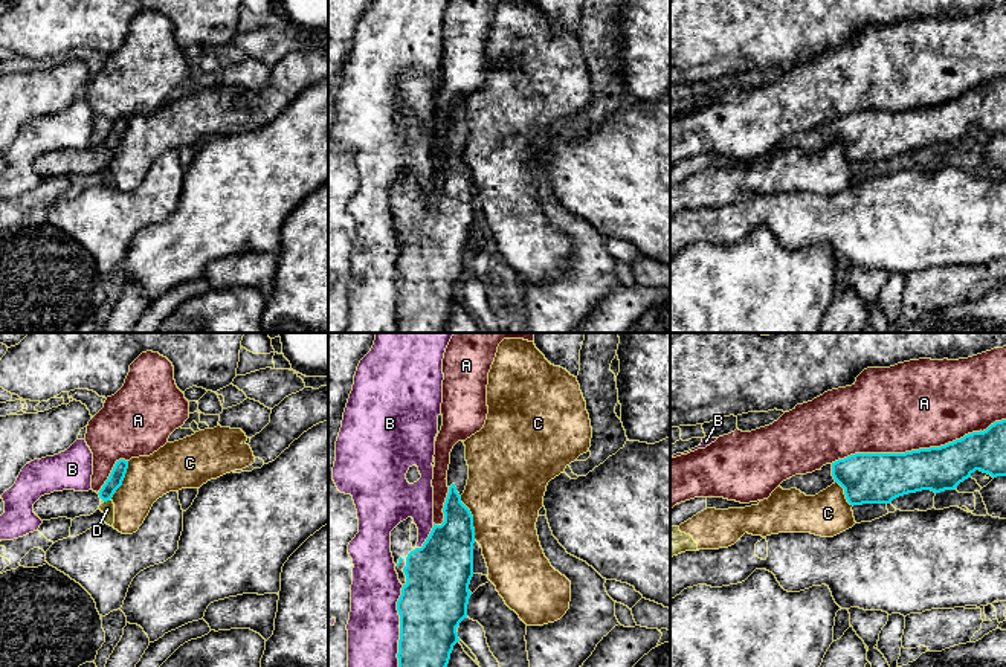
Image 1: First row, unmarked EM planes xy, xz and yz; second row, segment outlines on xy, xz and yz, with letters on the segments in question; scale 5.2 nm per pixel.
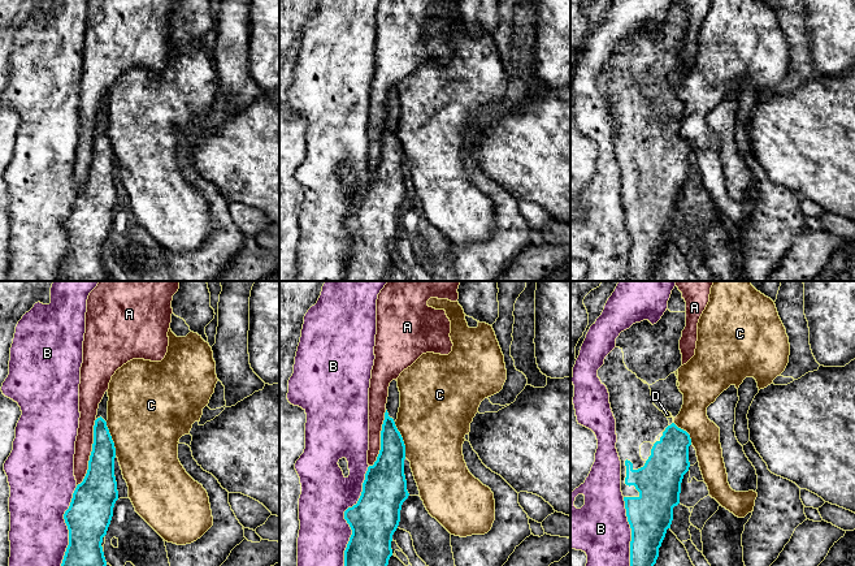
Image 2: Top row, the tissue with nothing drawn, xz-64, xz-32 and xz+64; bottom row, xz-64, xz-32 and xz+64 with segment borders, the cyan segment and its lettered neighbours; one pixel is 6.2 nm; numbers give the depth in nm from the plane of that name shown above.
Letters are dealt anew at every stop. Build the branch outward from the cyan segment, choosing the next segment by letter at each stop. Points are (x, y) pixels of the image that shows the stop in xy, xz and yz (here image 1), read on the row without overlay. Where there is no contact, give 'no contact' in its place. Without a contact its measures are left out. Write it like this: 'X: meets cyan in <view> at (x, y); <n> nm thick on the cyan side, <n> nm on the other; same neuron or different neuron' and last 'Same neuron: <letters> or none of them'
A: meets cyan in yz at (919, 107); 260 nm thick on the cyan side, 460 nm on the other; different neuron
B: meets cyan in xz at (400, 287); 360 nm thick on the cyan side, 280 nm on the other; different neuron
C: meets cyan in xz at (472, 176); 280 nm thick on the cyan side, 420 nm on the other; different neuron
D: meets cyan in xy at (107, 157); 80 nm thick on the cyan side, 70 nm on the other; different neuron
Same neuron: none of them

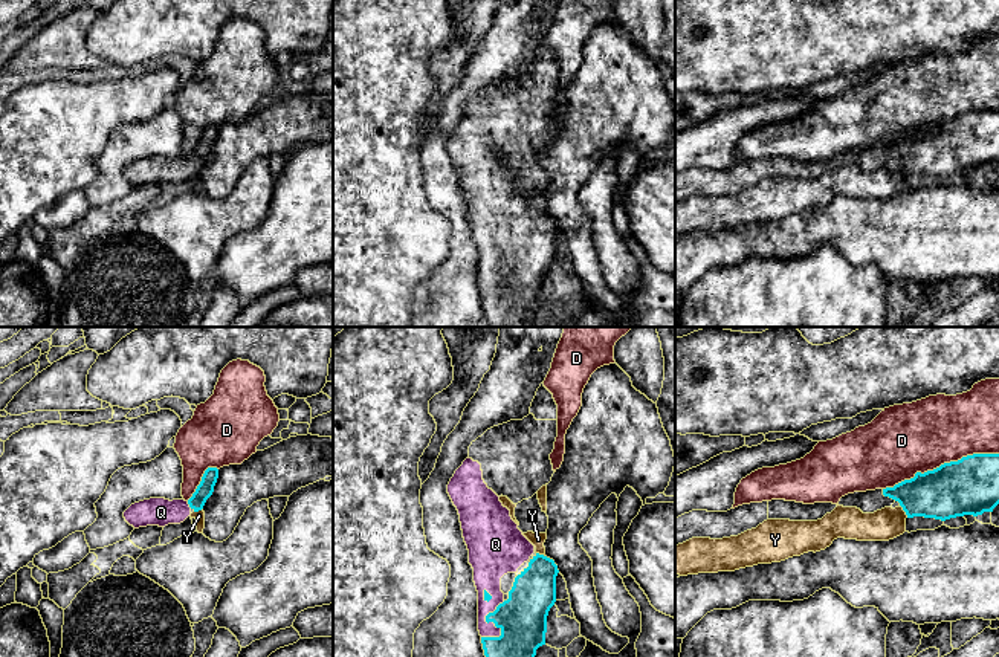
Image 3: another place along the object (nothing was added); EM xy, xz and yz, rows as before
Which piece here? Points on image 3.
D: meets cyan in yz at (941, 122); 300 nm thick on the cyan side, 380 nm on the other; different neuron
Q: meets cyan in xz at (494, 280); 260 nm thick on the cyan side, 140 nm on the other; same neuron
Y: meets cyan in yz at (905, 168); 280 nm thick on the cyan side, 170 nm on the other; different neuron
Same neuron: Q

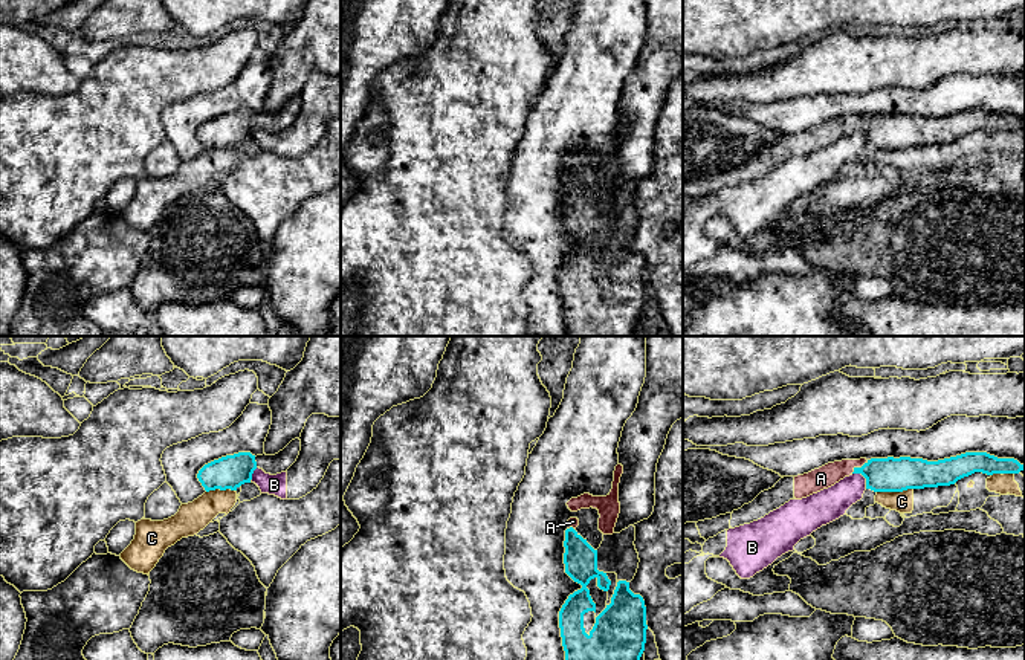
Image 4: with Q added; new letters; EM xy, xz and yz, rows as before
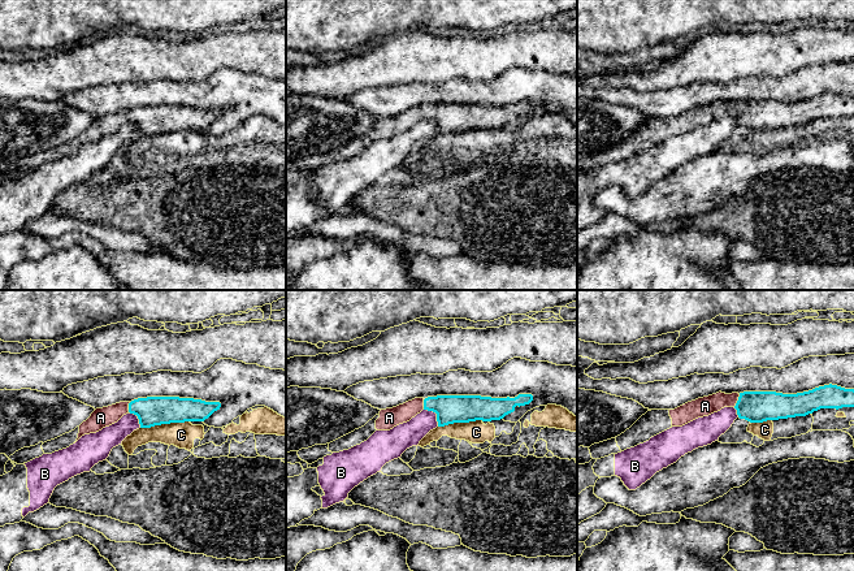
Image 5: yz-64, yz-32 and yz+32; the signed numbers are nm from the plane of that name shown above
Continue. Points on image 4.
A: meets cyan in yz at (859, 126); 180 nm thick on the cyan side, 120 nm on the other; same neuron
B: meets cyan in yz at (863, 133); 180 nm thick on the cyan side, 170 nm on the other; different neuron
C: meets cyan in yz at (894, 148); 180 nm thick on the cyan side, 110 nm on the other; different neuron
Same neuron: A

